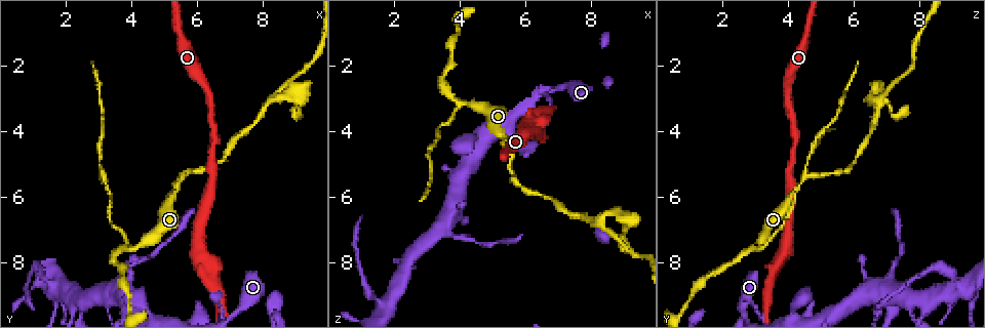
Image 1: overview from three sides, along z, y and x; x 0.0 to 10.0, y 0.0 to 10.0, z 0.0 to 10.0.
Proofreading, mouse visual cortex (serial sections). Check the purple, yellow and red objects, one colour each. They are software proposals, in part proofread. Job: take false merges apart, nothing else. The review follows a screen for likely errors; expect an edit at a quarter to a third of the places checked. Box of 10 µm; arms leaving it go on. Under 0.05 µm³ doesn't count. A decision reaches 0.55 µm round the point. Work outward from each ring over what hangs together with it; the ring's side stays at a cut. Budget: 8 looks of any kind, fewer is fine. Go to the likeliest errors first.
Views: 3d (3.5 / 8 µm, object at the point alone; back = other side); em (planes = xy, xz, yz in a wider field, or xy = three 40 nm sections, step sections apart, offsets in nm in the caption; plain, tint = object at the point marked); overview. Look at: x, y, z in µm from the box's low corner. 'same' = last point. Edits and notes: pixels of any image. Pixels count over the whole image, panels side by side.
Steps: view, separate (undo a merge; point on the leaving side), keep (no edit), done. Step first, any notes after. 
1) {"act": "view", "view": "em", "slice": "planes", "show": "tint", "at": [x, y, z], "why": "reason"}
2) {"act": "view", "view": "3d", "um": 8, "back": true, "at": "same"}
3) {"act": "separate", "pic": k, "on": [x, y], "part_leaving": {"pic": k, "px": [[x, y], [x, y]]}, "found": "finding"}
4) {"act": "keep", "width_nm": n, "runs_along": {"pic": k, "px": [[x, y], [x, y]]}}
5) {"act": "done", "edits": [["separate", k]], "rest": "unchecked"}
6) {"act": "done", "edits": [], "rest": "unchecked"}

{"act": "view", "view": "3d", "um": 8, "back": true, "at": [4.15, 7.60, 3.10]}

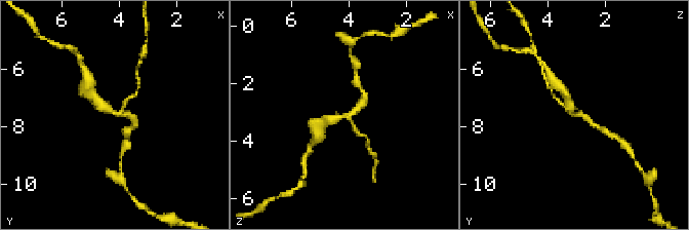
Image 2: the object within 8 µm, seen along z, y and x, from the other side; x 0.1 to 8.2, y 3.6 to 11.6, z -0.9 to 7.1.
{"act": "view", "view": "3d", "um": 3.5, "at": "same"}

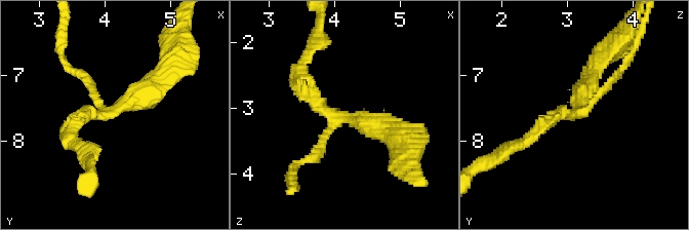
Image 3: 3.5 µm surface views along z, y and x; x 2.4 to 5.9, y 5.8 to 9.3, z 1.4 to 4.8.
{"act": "view", "view": "em", "slice": "planes", "show": "tint", "at": [4.10, 7.55, 3.15], "why": "now the EM"}

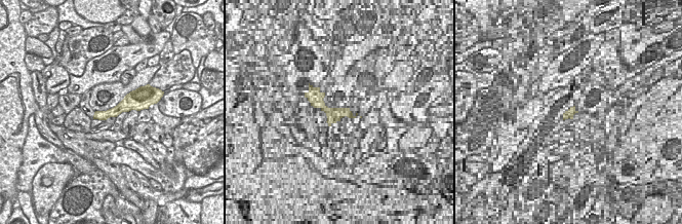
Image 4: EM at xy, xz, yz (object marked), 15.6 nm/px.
{"act": "separate", "pic": 3, "on": [320, 146], "width_nm": 190, "part_leaving": {"pic": 3, "px": [[334, 122], [322, 151], [290, 175]]}, "found": "a second cell is stuck on"}

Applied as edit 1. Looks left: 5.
{"act": "view", "view": "em", "slice": "xy", "step": 2, "show": "tint", "at": [8.25, 3.00, 6.85], "why": "abrupt turn"}

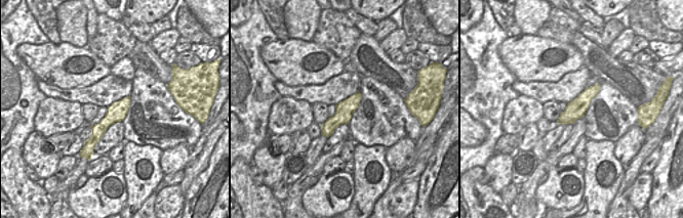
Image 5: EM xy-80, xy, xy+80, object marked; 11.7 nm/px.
{"act": "view", "view": "3d", "um": 3.5, "at": "same", "why": "wider look"}

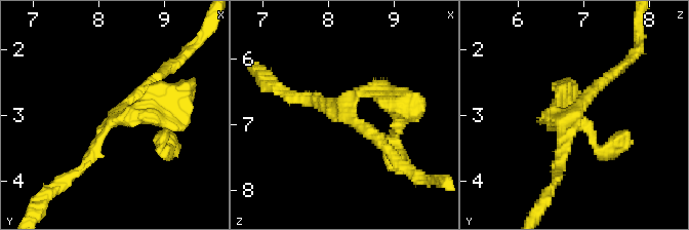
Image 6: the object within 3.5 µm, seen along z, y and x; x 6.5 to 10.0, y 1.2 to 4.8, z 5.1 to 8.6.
{"act": "keep", "found": "continuous, no second cell"}

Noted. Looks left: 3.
{"act": "view", "view": "3d", "um": 8, "at": [3.65, 8.80, 6.90], "why": "looks like a crossing"}

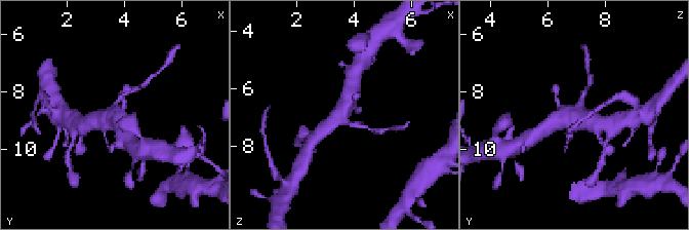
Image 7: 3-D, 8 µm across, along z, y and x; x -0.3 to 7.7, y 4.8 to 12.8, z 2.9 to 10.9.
{"act": "view", "view": "em", "slice": "xy", "step": 3, "show": "tint", "at": "same", "why": "need the tissue"}

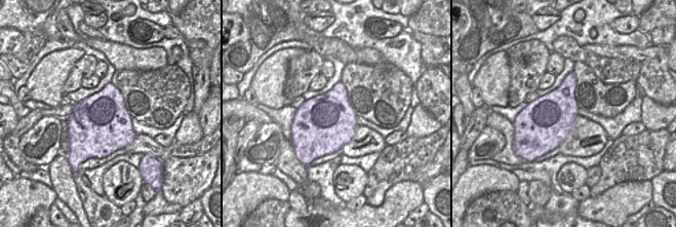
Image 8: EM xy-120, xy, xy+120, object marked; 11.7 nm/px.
{"act": "keep", "width_nm": 700, "runs_along": {"pic": 7, "px": [[353, 87], [346, 107], [320, 132]]}, "found": "all the same cell"}

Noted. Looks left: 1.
{"act": "done", "edits": [["separate", 3]], "rest": "unchecked"}

